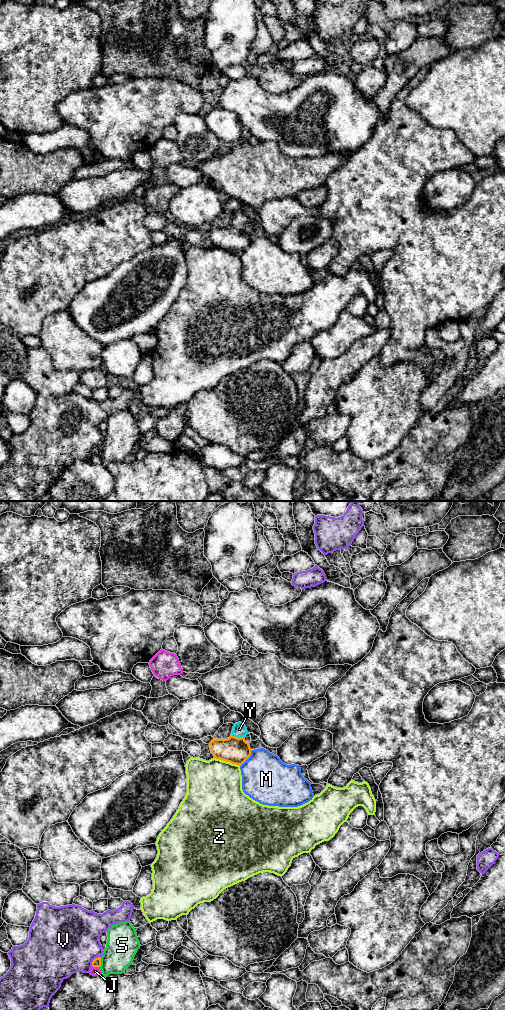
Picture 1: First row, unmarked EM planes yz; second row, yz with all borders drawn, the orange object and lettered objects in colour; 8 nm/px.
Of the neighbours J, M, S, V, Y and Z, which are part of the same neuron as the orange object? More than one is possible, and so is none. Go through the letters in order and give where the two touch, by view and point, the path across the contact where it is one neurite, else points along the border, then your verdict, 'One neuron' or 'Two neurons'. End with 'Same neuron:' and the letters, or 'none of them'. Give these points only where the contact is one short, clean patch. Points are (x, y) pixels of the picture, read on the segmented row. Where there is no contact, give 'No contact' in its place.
J: Touches orange at yz (96, 966). Two neurons
M: Touches orange at yz (248, 757). Two neurons
S: Touches orange at yz (100, 962). Two neurons
V: Touches orange at yz (94, 959). Two neurons
Y: Touches orange at yz (238, 737). Path across: yz (236, 750), (238, 737), (239, 729). One neuron
Z: Touches orange at yz (227, 761). Two neurons
Same neuron: Y

